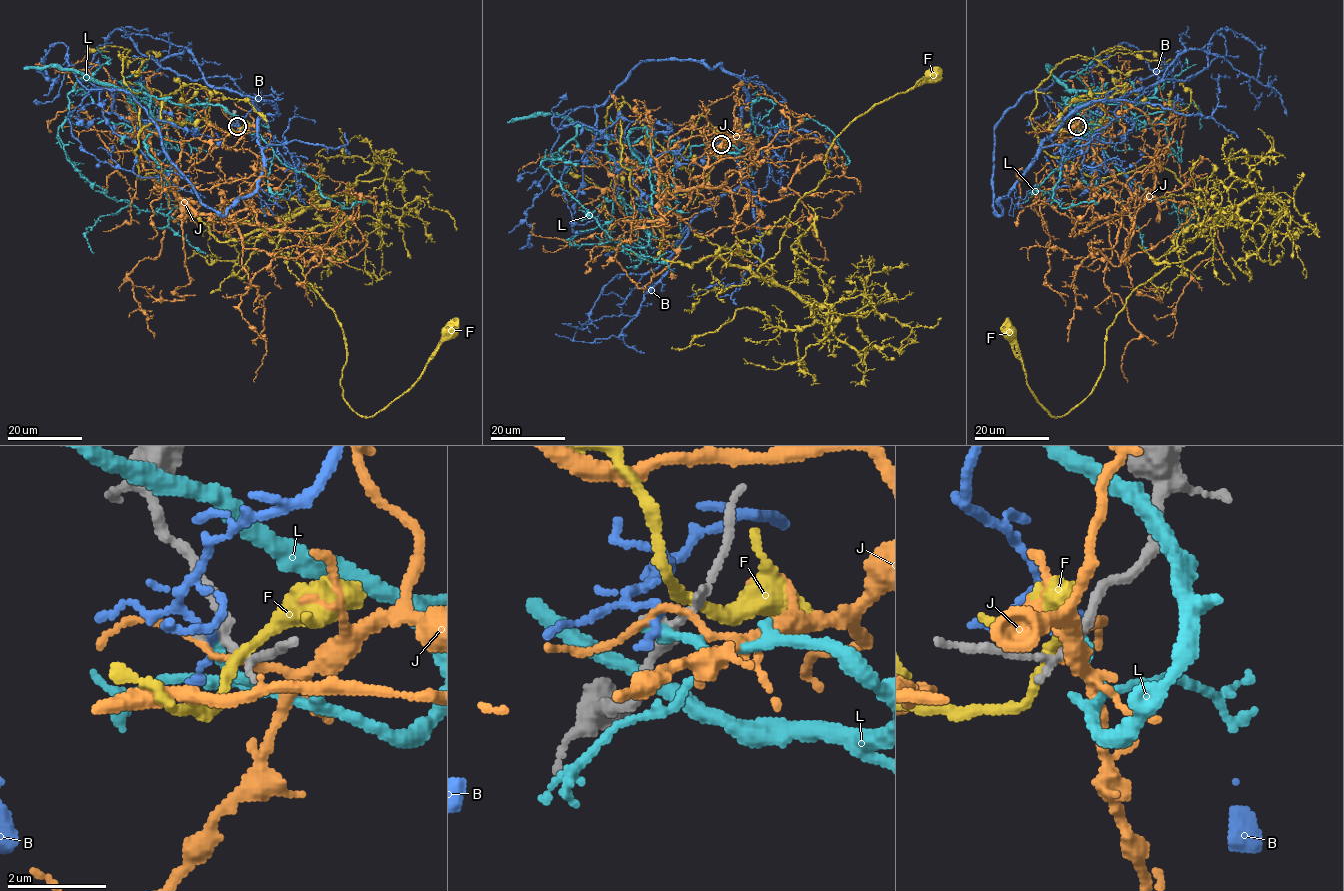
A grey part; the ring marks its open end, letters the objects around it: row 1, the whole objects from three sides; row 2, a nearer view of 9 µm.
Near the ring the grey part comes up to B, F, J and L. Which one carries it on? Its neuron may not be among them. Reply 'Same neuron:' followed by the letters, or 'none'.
Same neuron: none

